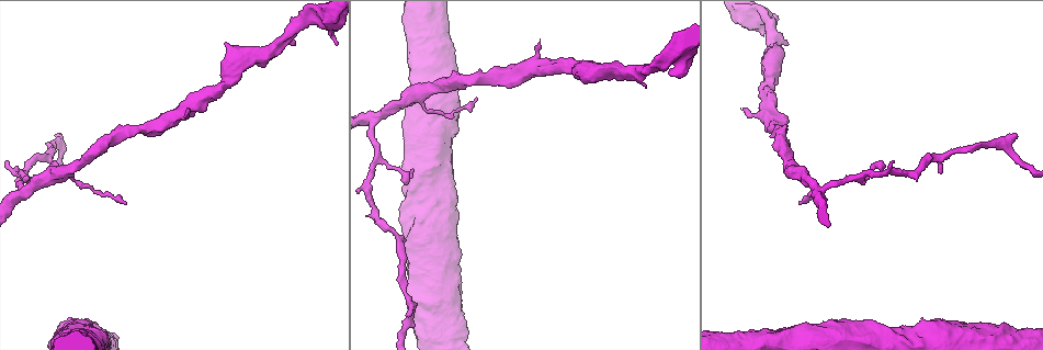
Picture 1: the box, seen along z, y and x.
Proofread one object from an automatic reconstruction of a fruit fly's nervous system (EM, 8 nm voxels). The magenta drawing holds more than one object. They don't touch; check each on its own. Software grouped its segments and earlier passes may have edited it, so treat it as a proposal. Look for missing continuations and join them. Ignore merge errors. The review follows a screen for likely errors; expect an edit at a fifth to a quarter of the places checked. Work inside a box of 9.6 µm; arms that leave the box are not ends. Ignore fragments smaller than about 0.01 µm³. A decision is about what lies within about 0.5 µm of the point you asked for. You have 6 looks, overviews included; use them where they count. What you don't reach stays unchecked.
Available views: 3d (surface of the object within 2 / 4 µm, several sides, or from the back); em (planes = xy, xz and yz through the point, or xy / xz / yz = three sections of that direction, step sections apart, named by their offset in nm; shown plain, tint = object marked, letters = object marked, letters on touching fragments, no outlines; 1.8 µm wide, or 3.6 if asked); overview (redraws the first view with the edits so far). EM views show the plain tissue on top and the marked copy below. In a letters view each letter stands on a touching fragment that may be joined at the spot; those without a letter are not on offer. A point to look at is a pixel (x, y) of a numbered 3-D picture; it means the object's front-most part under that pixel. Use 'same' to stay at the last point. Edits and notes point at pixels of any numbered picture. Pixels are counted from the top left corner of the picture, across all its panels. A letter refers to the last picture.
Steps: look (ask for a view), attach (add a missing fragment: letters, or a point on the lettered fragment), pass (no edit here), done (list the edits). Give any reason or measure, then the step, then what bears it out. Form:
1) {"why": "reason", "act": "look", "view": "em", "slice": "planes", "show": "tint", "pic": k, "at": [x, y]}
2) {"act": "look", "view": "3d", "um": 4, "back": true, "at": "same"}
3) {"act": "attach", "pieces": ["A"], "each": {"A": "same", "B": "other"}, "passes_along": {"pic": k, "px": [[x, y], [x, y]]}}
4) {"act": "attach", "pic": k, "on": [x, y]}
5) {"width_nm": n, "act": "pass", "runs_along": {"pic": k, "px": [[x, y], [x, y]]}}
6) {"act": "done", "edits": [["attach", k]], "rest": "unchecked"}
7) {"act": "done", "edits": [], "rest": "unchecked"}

{"why": "free end", "act": "look", "view": "3d", "um": 2, "pic": 1, "at": [645, 85]}

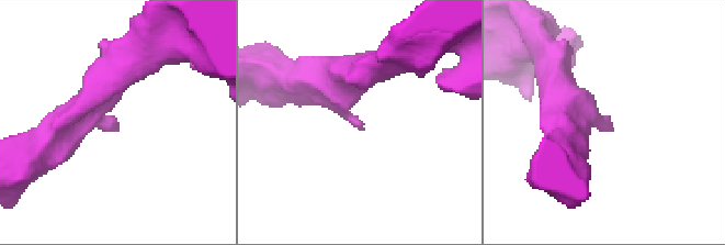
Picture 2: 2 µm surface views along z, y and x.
{"arm_widths_nm": [240, 280], "why": "shape alone is not enough", "act": "look", "view": "em", "slice": "xy", "step": 8, "show": "letters", "pic": 2, "at": [611, 128]}

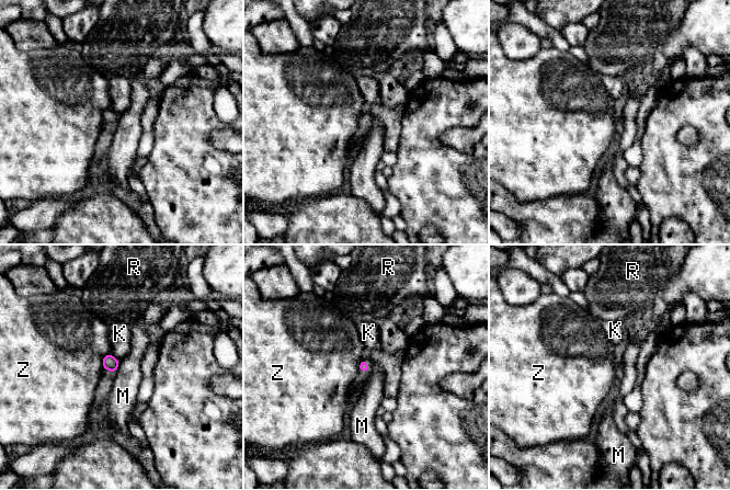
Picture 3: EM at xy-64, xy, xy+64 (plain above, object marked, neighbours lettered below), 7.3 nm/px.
{"act": "pass", "each": {"K": "other", "M": "other", "R": "other", "Z": "other"}, "border": {"pic": 3, "px": [[120, 361], [116, 369]]}, "found": "none of them fits"}

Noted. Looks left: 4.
{"why": "an open end", "act": "look", "view": "em", "slice": "xy", "step": 4, "show": "letters", "pic": 1, "at": [412, 169]}

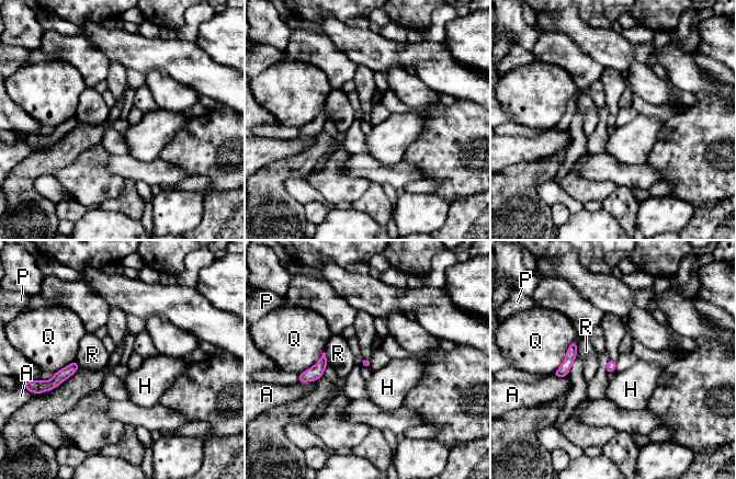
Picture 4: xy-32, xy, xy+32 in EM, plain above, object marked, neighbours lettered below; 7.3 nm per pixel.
{"act": "look", "view": "em", "slice": "planes", "show": "letters", "at": "same"}

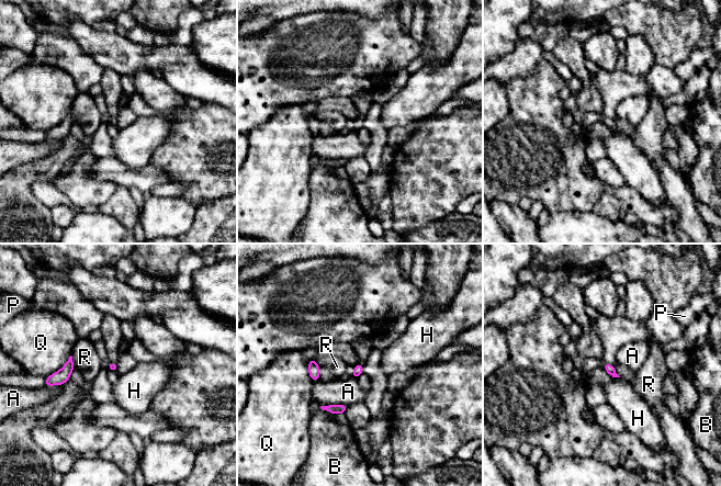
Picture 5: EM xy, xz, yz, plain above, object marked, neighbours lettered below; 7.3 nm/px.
{"act": "pass", "each": {"A": "other", "B": "other", "H": "other", "P": "other", "Q": "other", "R": "other"}, "border": {"pic": 5, "px": [[614, 376], [619, 377]]}, "found": "no lettered fragment goes on from it"}

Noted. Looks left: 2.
{"why": "tapers out", "act": "look", "view": "em", "slice": "planes", "show": "tint", "pic": 1, "at": [57, 134]}

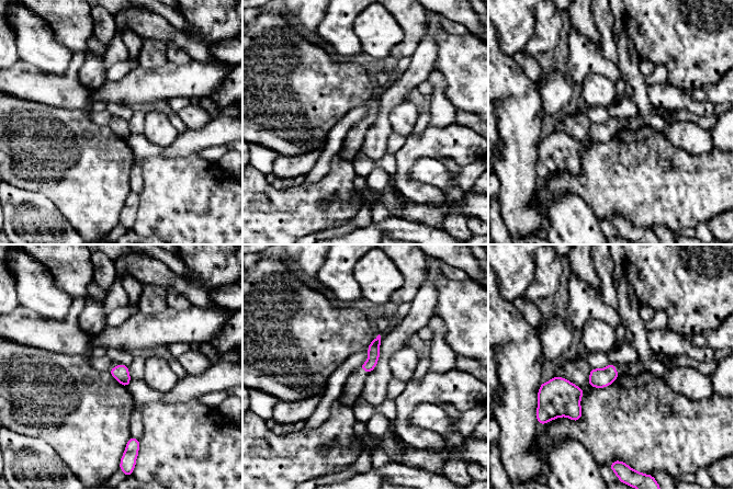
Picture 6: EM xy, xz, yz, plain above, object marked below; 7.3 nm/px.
{"act": "look", "view": "em", "slice": "planes", "show": "letters", "at": "same"}

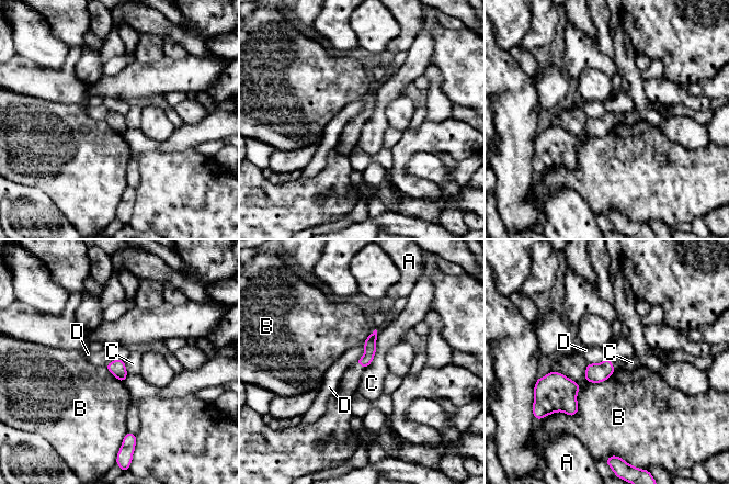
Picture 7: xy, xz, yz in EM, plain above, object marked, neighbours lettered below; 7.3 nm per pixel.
{"act": "pass", "each": {"A": "other", "B": "other", "C": "other", "D": "other"}, "found": "no lettered fragment goes on from it"}

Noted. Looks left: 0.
{"act": "done", "edits": [], "rest": "unchecked"}

